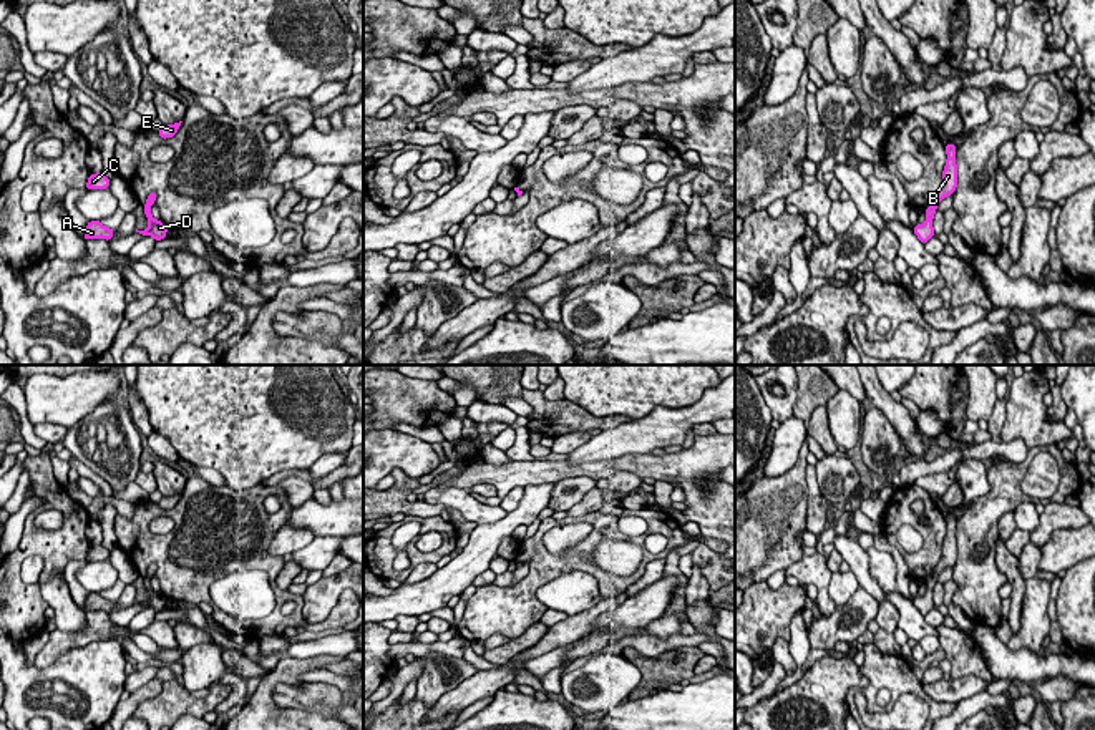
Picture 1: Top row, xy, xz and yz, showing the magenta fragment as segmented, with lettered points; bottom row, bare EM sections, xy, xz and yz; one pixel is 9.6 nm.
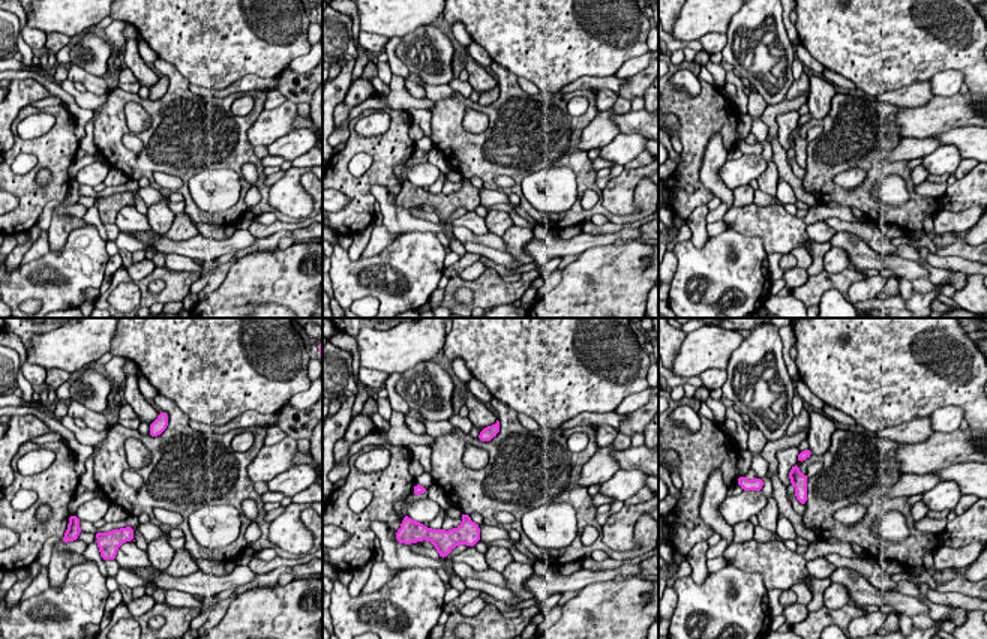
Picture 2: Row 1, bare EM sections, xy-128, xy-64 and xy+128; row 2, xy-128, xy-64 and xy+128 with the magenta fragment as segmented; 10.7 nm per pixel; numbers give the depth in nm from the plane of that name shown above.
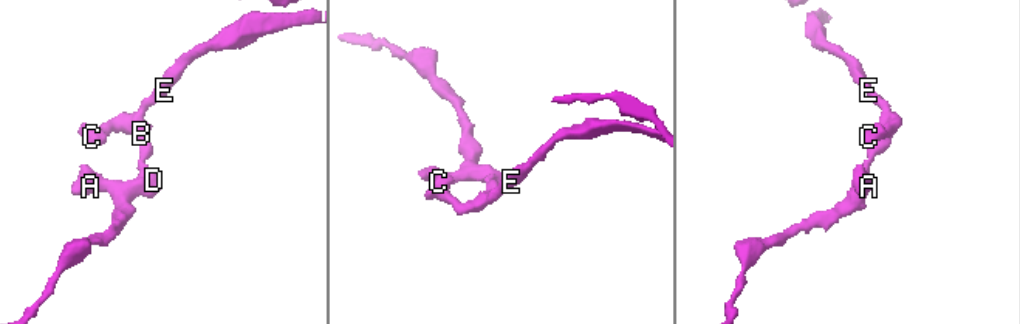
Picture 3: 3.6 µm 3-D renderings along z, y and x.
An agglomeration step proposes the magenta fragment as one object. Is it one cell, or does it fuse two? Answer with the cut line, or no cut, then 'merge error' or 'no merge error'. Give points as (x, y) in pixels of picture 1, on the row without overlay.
no cut; no merge error

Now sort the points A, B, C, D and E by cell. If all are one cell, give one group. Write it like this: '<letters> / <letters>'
A B C D E

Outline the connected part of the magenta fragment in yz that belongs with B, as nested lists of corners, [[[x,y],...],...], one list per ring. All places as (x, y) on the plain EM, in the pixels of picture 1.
[[[949,514],[944,519],[947,524],[947,533],[946,533],[946,538],[942,543],[942,556],[937,561],[937,564],[932,571],[932,576],[926,581],[926,594],[917,596],[912,601],[922,616],[926,616],[934,607],[932,589],[934,589],[934,584],[936,584],[939,574],[946,567],[954,566],[956,559],[957,559],[956,518],[954,518],[954,514]]]

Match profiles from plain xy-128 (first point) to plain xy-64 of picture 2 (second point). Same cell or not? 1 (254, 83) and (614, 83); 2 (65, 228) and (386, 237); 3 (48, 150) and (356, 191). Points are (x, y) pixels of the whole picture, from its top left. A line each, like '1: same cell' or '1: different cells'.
1: same cell
2: different cells
3: same cell

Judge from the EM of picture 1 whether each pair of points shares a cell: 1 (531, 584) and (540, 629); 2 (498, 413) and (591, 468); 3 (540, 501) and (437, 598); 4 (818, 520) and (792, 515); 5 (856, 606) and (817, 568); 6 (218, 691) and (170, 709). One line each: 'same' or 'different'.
1: different
2: different
3: same
4: different
5: different
6: same

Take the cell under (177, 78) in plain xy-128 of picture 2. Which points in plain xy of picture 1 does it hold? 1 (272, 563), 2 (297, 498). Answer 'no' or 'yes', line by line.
1: yes
2: no

